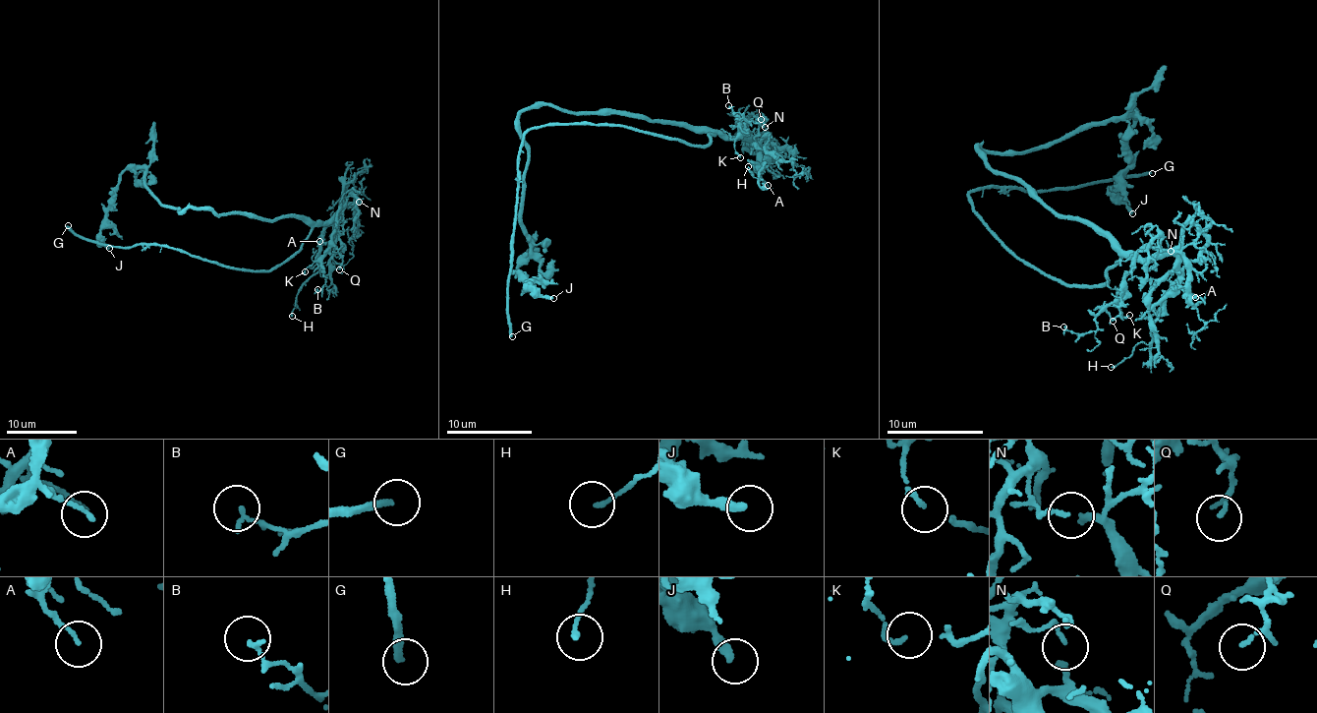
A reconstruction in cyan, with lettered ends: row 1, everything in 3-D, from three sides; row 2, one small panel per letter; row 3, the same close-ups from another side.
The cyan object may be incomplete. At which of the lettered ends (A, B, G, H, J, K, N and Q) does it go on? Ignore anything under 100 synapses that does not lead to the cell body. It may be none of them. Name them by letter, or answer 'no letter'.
G

